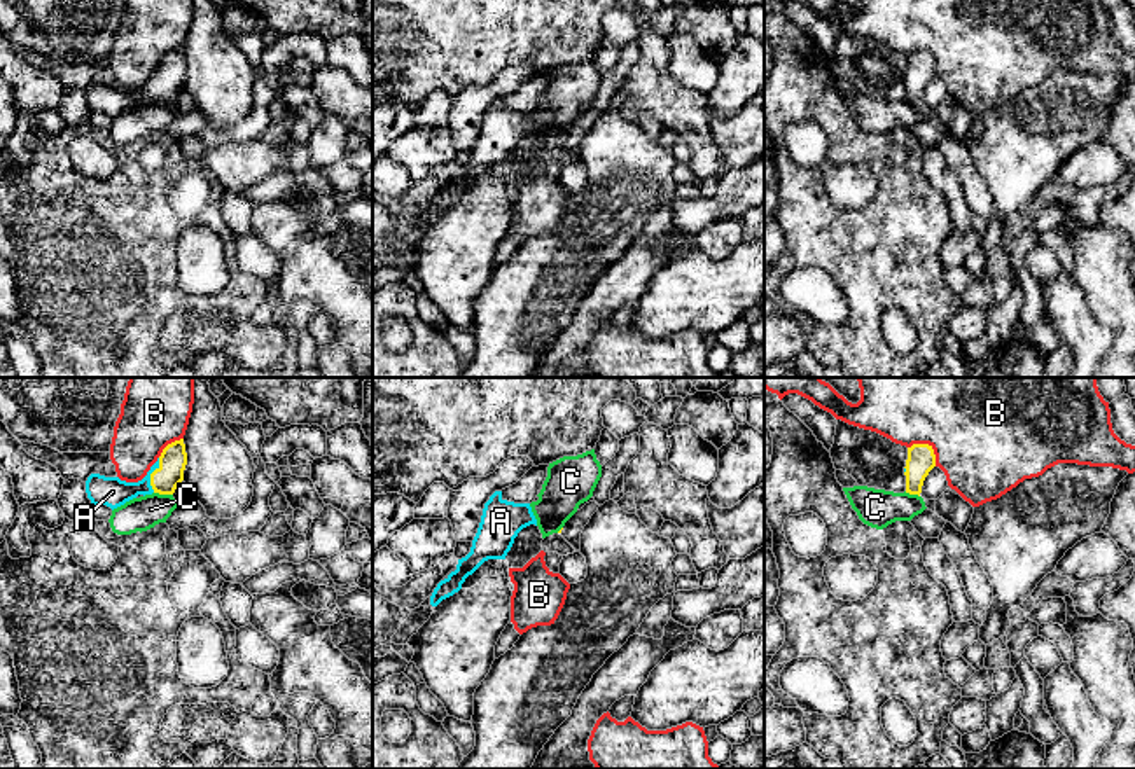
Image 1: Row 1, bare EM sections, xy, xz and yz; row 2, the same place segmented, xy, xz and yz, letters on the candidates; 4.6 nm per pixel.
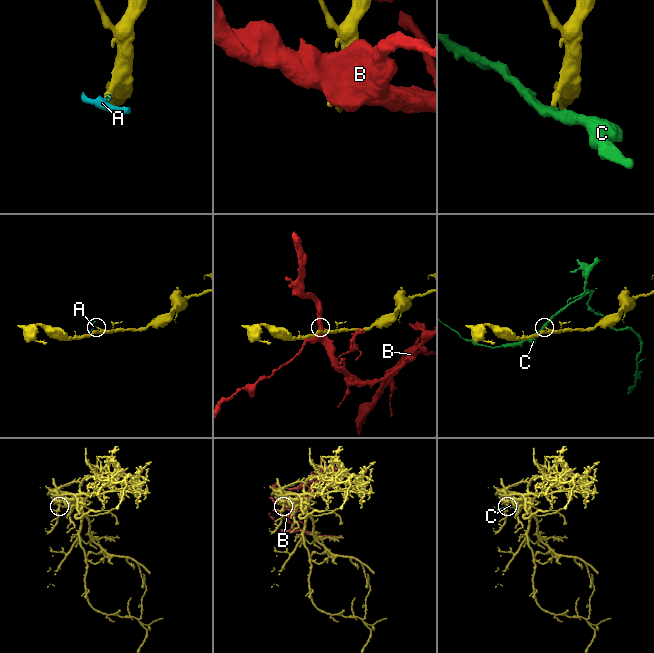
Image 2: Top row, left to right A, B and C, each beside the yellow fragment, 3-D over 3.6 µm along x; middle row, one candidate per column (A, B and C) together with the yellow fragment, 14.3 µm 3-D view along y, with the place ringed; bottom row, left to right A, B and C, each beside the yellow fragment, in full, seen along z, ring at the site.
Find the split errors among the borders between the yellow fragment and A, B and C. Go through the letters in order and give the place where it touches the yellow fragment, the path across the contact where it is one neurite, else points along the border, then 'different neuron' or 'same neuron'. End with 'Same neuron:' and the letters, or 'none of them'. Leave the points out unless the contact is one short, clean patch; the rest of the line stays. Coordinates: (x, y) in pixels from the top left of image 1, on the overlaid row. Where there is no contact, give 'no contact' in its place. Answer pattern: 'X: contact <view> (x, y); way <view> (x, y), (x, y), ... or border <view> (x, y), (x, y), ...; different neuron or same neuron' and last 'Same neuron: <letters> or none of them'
A: contact xy (151, 476); way xy (165, 479), (151, 476), (140, 488), (112, 491); same neuron
B: contact yz (929, 446); different neuron
C: contact xy (163, 493); border xy (154, 491), (172, 495); different neuron
Same neuron: A

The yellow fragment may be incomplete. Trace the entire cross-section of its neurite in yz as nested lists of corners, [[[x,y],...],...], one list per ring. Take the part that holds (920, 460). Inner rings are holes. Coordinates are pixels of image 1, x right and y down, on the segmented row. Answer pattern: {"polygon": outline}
{"polygon": [[[913,444],[908,447],[906,460],[906,493],[918,495],[929,472],[936,467],[936,454],[929,444]]]}

